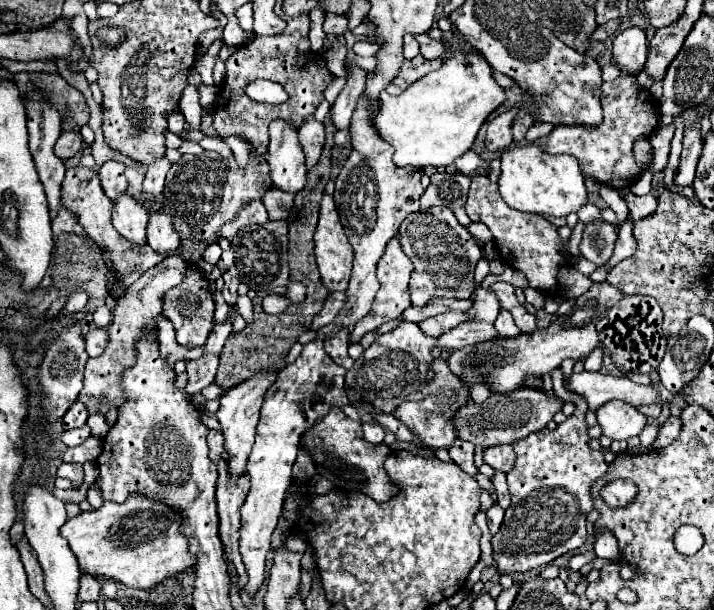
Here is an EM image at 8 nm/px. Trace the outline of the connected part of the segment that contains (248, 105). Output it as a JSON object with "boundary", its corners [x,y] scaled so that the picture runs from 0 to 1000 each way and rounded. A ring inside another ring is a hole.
{"boundary":[[[402,26],[402,30],[405,33],[402,33],[399,52],[394,52],[388,59],[360,59],[357,56],[352,62],[352,69],[346,69],[343,75],[335,75],[315,98],[318,121],[315,121],[315,134],[310,141],[310,154],[307,154],[301,184],[298,184],[298,207],[310,226],[338,220],[352,230],[352,236],[357,239],[357,246],[363,252],[371,252],[374,239],[377,239],[377,200],[385,193],[396,193],[402,200],[410,200],[419,210],[430,190],[438,190],[438,184],[444,180],[444,174],[452,164],[455,141],[464,134],[464,128],[469,128],[458,115],[452,98],[433,102],[436,95],[441,95],[441,89],[436,89],[436,85],[430,92],[416,89],[419,66],[433,56],[433,26],[416,26],[416,30]],[[360,128],[391,134],[399,144],[399,151],[405,154],[405,164],[396,170],[354,167],[343,154],[343,141]]]}

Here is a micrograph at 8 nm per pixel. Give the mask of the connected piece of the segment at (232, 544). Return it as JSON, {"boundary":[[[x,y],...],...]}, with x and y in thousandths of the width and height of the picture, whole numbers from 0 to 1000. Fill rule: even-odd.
{"boundary":[[[315,741],[307,764],[307,787],[304,787],[304,843],[307,843],[307,882],[315,898],[315,911],[324,918],[332,938],[332,964],[335,970],[343,964],[343,925],[335,905],[335,869],[338,869],[338,843],[335,833],[343,820],[343,807],[349,807],[349,777],[338,780],[338,787],[321,787],[321,774],[315,774]]]}

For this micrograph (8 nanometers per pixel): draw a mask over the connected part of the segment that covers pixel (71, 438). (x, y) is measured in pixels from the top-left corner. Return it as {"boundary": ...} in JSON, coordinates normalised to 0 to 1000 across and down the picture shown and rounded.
{"boundary":[[[116,698],[116,702],[108,702],[108,705],[88,708],[85,725],[88,725],[91,731],[111,731],[111,728],[116,728],[116,721],[122,721],[125,715],[127,715],[125,698]]]}

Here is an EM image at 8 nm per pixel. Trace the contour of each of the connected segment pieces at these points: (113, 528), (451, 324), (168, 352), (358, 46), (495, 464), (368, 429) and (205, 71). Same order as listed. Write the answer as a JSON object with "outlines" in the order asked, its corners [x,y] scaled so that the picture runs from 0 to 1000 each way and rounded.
{"outlines":[[[[186,807],[186,813],[169,826],[147,823],[139,836],[113,839],[111,846],[94,852],[91,882],[97,885],[97,895],[105,905],[116,938],[127,944],[147,944],[147,948],[167,951],[181,964],[209,967],[211,961],[223,957],[228,948],[273,928],[270,908],[265,905],[265,885],[254,879],[251,866],[254,866],[254,846],[248,846],[242,833],[225,826],[223,820],[209,820],[206,813],[197,813],[197,807]]],[[[623,511],[623,515],[615,515],[615,518],[606,518],[606,521],[598,521],[587,531],[587,538],[592,541],[592,548],[598,551],[618,551],[623,544],[629,544],[632,538],[637,538],[640,531],[648,531],[648,528],[660,528],[662,521],[654,515],[654,511]]],[[[225,515],[220,518],[220,551],[223,551],[223,567],[225,567],[225,584],[242,600],[248,590],[254,587],[270,590],[272,585],[280,585],[286,570],[276,569],[272,572],[254,570],[254,564],[245,557],[245,541],[242,531],[237,531],[237,525]]],[[[504,66],[494,74],[493,80],[500,90],[518,89],[520,92],[524,92],[531,80],[531,72]]],[[[713,728],[710,731],[690,731],[690,734],[682,734],[679,738],[679,757],[690,770],[699,770],[699,774],[710,777],[710,774],[718,770],[721,741],[718,741],[718,734]]],[[[528,692],[508,695],[508,708],[511,708],[511,721],[517,721],[522,728],[534,728],[539,718],[539,705]]],[[[304,66],[298,75],[293,75],[293,82],[279,98],[279,105],[273,105],[273,115],[279,118],[284,138],[290,138],[290,141],[298,141],[298,108],[301,108],[301,98],[304,98],[310,79],[312,79],[312,69]]]]}

